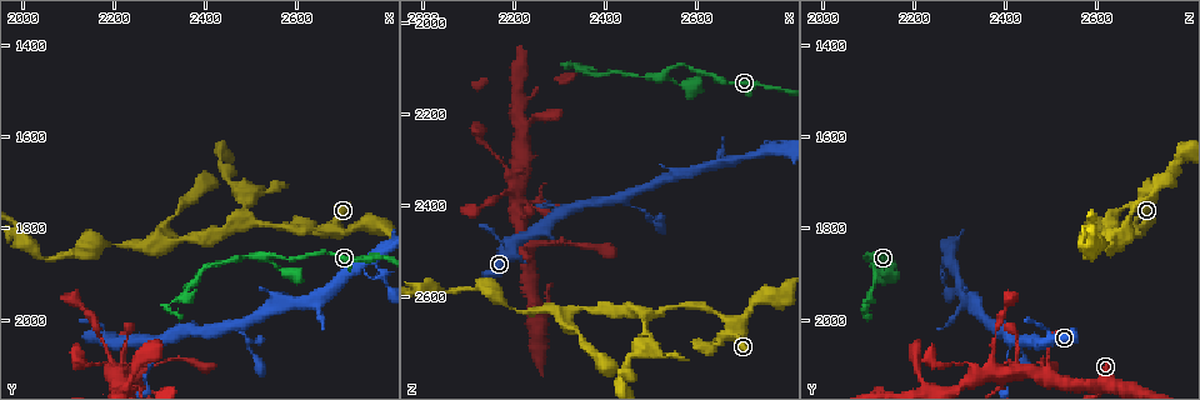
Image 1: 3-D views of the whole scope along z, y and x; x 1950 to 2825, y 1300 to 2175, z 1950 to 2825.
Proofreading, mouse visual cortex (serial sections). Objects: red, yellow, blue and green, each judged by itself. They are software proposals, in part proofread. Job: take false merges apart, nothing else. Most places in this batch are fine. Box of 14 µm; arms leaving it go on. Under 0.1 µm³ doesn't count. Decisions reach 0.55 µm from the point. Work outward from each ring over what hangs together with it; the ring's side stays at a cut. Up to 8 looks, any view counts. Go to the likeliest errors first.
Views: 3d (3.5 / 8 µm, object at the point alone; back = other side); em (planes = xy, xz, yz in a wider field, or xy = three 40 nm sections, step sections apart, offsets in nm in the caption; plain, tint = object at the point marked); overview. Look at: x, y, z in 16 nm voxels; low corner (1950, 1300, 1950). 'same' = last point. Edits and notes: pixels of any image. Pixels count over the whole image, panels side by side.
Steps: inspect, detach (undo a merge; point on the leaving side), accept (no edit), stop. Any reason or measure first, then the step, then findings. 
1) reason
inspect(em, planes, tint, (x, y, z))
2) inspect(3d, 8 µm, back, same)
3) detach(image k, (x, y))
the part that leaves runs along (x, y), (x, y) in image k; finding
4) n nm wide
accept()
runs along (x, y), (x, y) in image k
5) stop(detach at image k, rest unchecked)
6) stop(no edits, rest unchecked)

arms part here
inspect(3d, 3.5 µm, (2295, 2040, 2420))

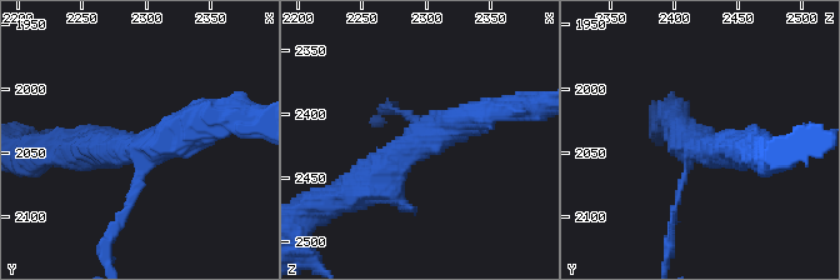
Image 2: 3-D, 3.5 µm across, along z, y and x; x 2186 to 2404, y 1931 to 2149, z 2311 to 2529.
3 arms; arms of 100, 400, 450 nm
inspect(em, xy, step 3, tint, (2298, 2046, 2418))

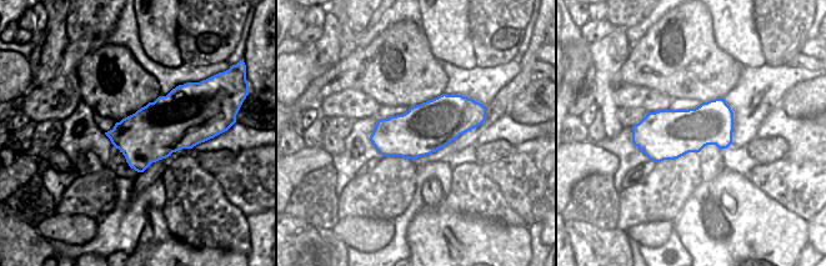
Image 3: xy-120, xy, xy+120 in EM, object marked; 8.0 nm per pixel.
400 nm wide
accept()
runs along (356, 193), (425, 138), (494, 109) in image 2; all the same cell

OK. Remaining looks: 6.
side arm on a straight run
inspect(3d, 3.5 µm, (2525, 1855, 2110))

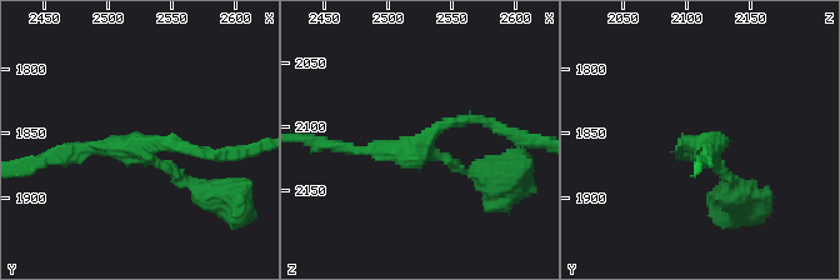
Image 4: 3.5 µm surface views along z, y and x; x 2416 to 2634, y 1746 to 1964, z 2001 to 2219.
shape alone is not enough
inspect(em, xy, step 3, tint, (2526, 1858, 2112))

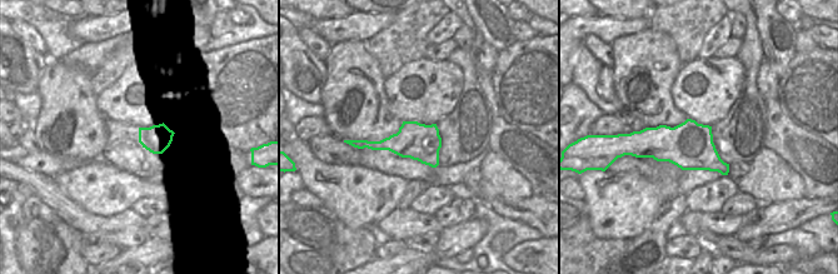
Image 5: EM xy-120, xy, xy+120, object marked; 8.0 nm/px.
3 arms
accept()
runs along (685, 153), (701, 145), (733, 191) in image 4; all the same cell

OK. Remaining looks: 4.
sudden change in width
inspect(3d, 3.5 µm, (2495, 2070, 2435))

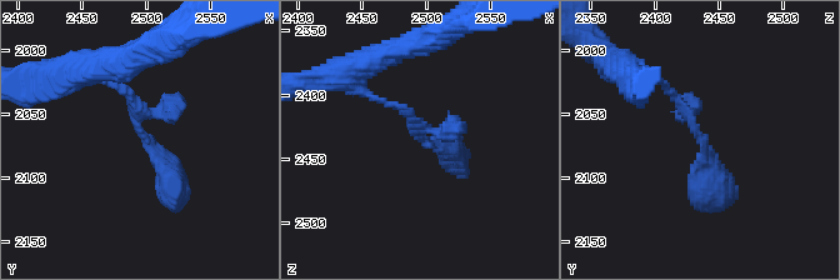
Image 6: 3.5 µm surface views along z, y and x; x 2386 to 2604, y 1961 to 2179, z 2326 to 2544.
need the tissue
inspect(em, planes, plain, (2500, 2074, 2436))

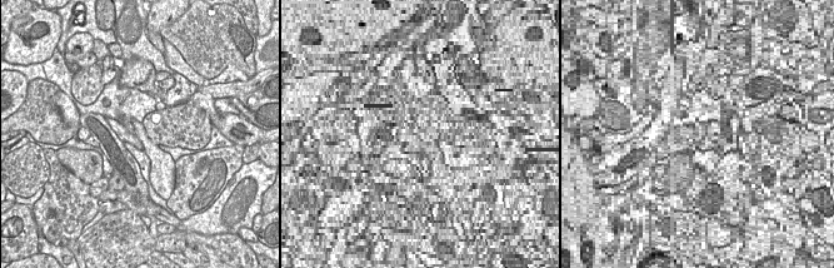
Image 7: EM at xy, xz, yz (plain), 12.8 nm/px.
inspect(em, planes, tint, same)

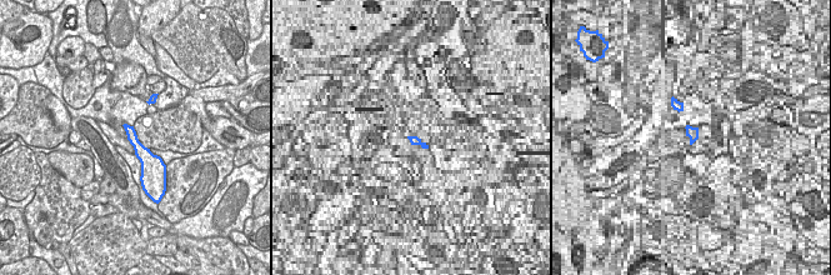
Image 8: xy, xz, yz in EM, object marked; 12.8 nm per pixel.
accept()
one cell here

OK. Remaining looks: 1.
stop(no edits, rest unchecked)

